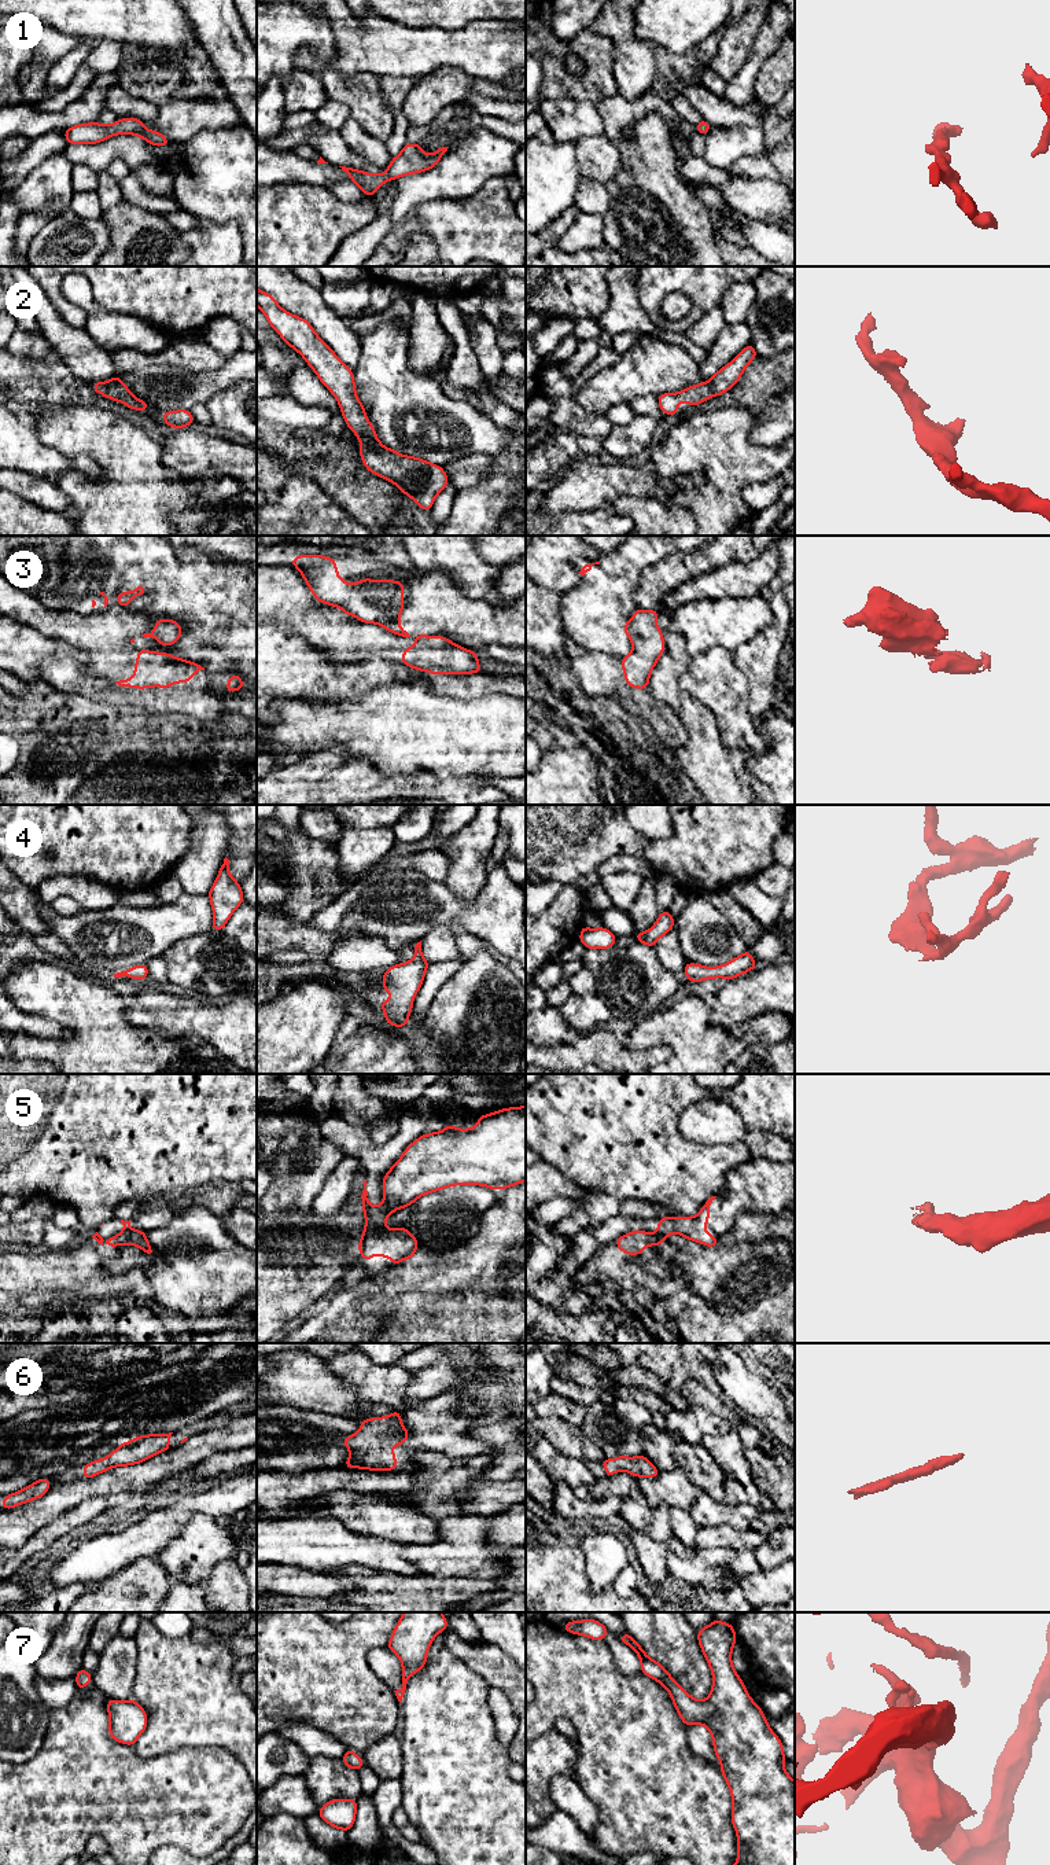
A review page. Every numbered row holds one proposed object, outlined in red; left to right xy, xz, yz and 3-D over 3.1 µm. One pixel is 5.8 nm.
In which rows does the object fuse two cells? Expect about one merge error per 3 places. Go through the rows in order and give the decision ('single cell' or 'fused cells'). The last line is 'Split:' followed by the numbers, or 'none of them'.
1: single cell
2: single cell
3: fused cells
4: single cell
5: fused cells
6: single cell
7: single cell
Split: 3, 5

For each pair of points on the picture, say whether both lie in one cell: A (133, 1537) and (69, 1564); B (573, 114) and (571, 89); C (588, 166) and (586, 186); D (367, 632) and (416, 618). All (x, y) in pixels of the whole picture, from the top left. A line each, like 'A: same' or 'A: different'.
A: same
B: different
C: different
D: different

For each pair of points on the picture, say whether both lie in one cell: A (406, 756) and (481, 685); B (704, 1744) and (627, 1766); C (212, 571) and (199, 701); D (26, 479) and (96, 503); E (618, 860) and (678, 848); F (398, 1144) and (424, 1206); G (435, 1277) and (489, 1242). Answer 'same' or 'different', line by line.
A: different
B: different
C: different
D: different
E: different
F: different
G: same

